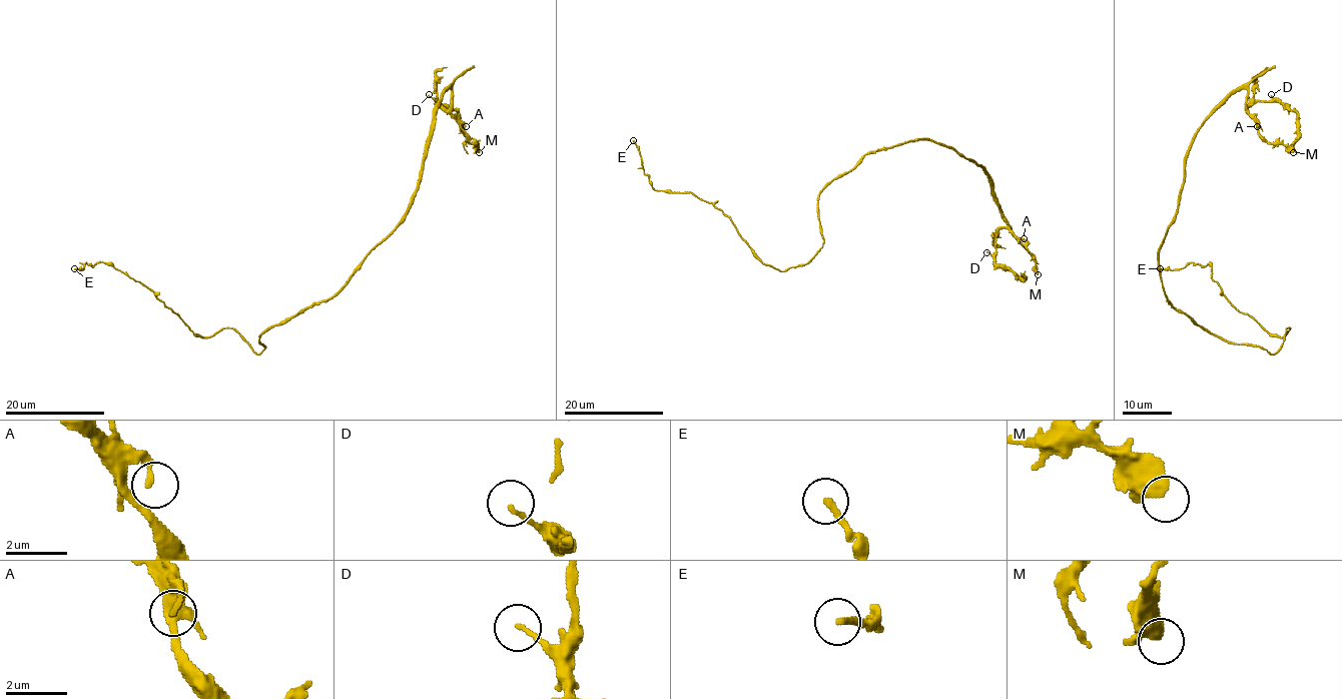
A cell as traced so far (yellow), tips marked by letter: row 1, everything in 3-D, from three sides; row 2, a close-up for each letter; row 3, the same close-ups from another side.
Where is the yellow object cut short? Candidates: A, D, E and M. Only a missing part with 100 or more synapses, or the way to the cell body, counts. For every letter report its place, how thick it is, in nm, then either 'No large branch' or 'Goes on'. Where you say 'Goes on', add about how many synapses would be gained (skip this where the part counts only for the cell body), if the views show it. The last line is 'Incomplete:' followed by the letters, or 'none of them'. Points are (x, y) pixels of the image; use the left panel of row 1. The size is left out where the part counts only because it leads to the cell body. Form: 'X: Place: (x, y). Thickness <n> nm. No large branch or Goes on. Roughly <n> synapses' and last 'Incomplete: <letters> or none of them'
A: Place: (466, 126). Thickness 180 nm. No large branch
D: Place: (429, 94). Thickness 130 nm. No large branch
E: Place: (74, 268). Thickness 200 nm. No large branch
M: Place: (479, 152). Thickness 500 nm. No large branch
Incomplete: none of them

